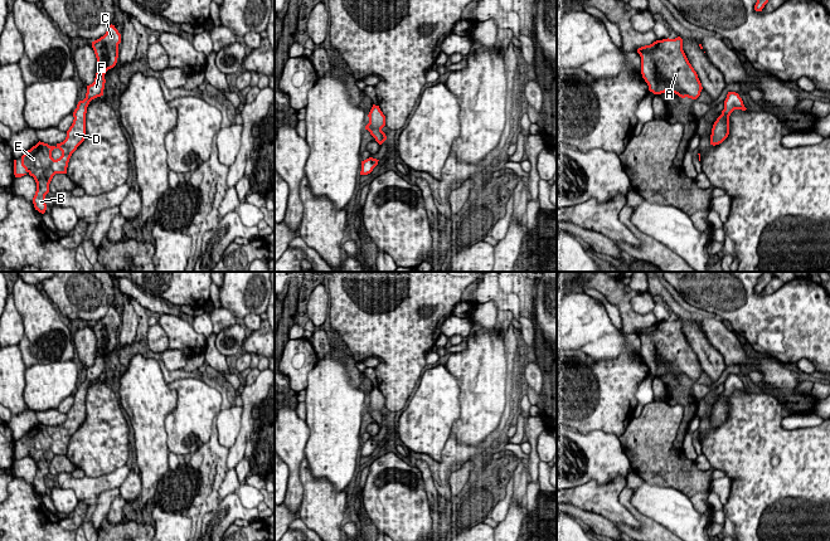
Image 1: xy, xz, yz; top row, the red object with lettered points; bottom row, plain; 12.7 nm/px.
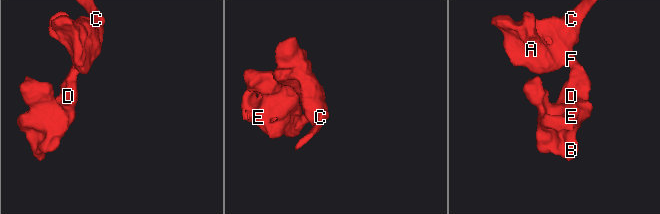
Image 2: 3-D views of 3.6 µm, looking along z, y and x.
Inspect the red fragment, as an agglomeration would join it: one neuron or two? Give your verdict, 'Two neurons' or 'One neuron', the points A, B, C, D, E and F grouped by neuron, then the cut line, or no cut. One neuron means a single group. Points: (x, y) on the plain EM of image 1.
One neuron. Groups: A B C D E F. No split

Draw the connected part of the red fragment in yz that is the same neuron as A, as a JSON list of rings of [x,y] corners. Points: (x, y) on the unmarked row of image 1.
[[[680,318],[656,322],[639,330],[637,335],[641,338],[641,356],[650,374],[673,374],[691,381],[700,377],[702,365],[683,332]]]

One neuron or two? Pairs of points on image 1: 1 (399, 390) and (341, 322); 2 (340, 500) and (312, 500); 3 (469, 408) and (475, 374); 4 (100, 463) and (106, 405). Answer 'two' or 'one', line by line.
1: one
2: one
3: one
4: one

